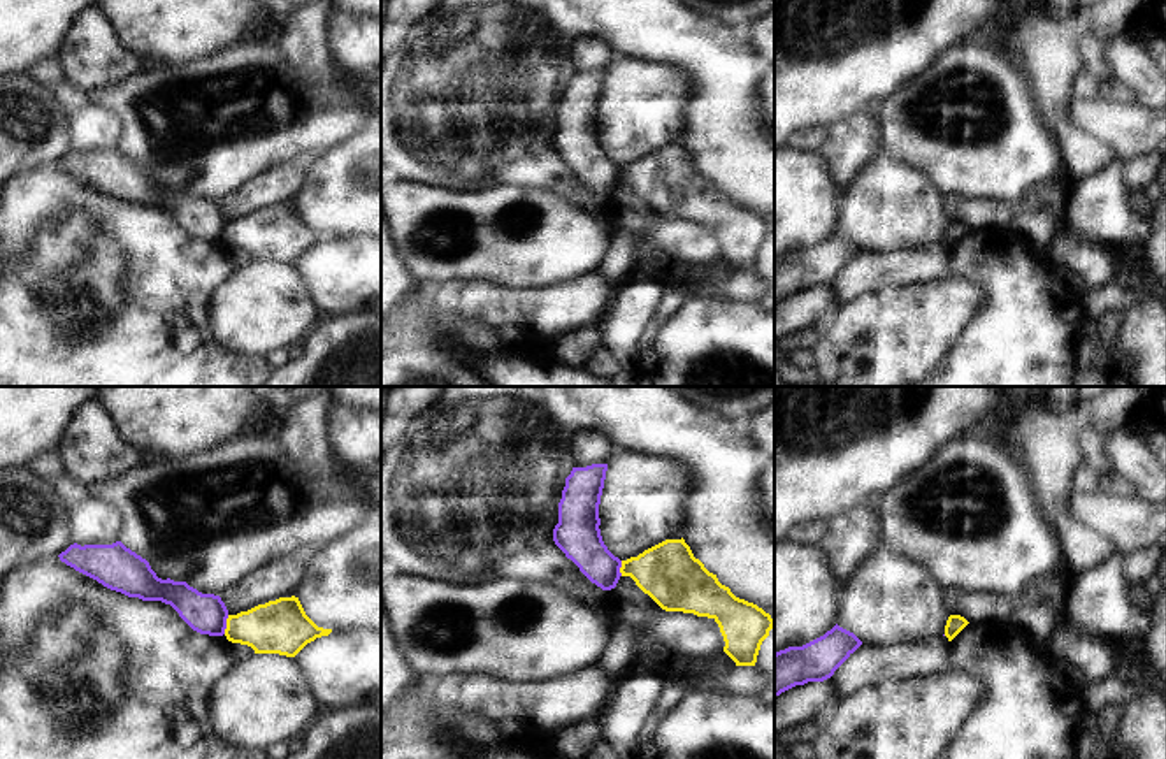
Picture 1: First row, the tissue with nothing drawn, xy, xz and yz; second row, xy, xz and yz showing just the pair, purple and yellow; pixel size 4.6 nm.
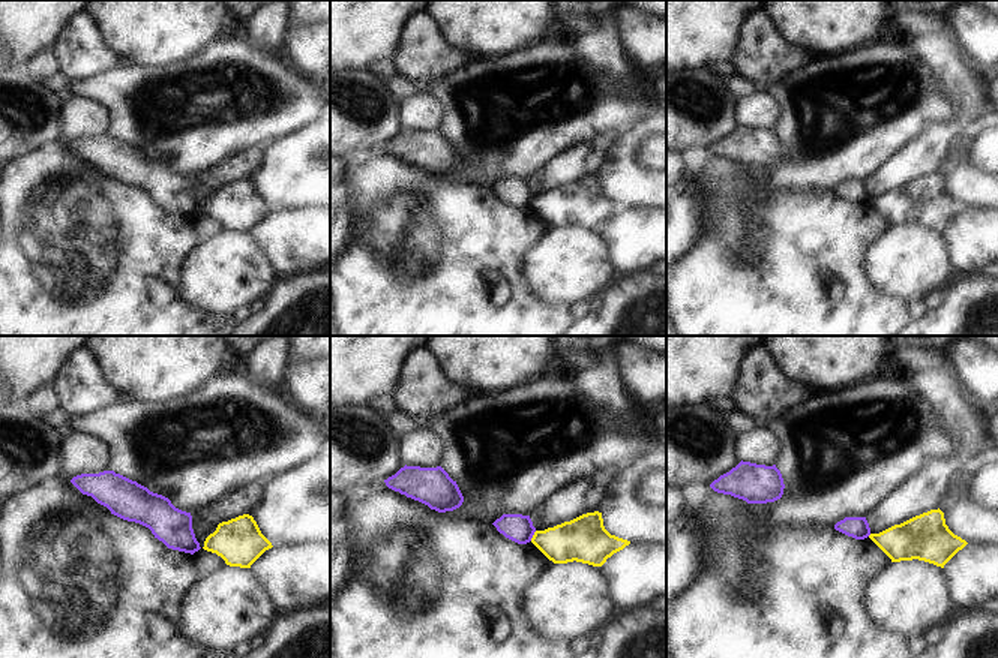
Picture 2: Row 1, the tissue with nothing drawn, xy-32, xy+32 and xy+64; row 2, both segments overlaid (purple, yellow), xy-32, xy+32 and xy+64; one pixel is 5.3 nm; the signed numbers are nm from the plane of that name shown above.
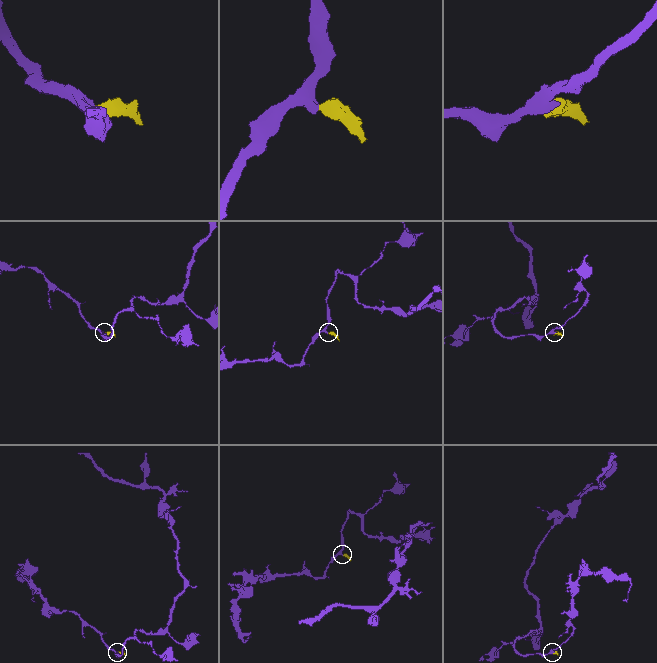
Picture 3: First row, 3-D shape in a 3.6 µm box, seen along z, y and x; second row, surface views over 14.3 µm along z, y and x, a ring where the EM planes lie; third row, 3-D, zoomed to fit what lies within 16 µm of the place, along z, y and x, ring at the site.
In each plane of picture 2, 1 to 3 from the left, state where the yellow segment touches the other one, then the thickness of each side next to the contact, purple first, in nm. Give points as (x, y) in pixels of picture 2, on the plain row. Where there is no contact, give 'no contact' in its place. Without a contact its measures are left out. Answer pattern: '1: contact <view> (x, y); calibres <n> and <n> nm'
1: no contact
2: contact xy+32 (533, 198); calibres 150 and 220 nm
3: no contact

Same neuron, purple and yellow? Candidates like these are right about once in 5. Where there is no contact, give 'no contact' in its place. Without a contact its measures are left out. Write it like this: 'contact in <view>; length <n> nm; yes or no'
contact in xy; length 90 nm; no

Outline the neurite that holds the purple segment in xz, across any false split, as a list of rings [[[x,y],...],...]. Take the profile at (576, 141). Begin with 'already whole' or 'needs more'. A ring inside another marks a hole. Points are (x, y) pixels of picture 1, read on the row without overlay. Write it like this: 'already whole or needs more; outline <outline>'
already whole; outline [[[608,70],[572,74],[558,109],[553,148],[592,190],[611,197],[622,183],[622,167],[608,156],[599,135],[606,77]]]

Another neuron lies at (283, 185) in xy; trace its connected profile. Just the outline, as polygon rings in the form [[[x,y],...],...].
[[[302,155],[293,163],[281,165],[251,179],[239,192],[220,202],[228,221],[248,218],[279,204],[292,204],[304,192],[309,170],[321,156]]]

